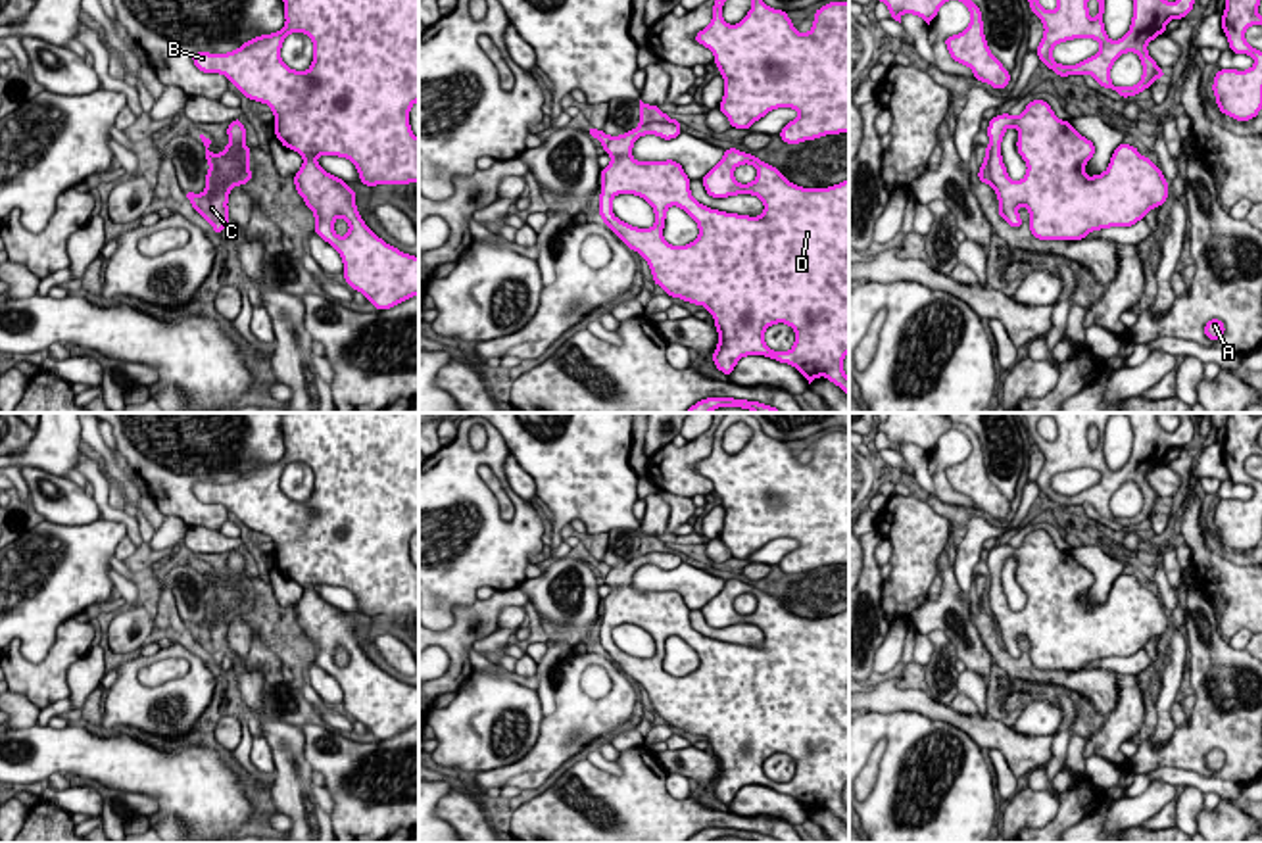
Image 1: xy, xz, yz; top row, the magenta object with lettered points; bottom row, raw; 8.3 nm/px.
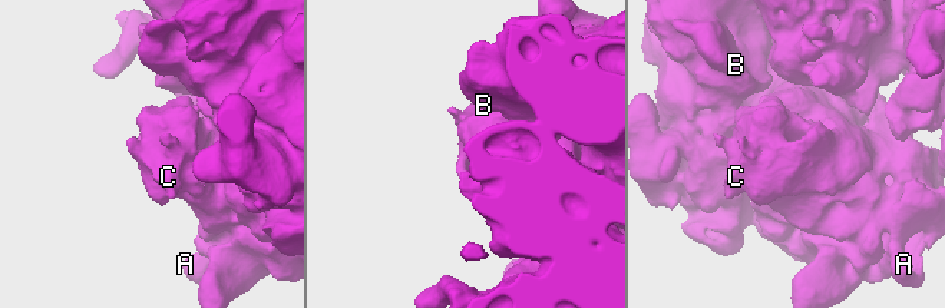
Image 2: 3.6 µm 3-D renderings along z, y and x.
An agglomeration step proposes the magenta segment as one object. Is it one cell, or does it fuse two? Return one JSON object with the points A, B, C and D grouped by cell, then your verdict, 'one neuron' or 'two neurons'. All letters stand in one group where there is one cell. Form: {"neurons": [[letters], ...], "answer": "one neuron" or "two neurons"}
{"neurons": [["A", "B", "C", "D"]], "answer": "one neuron"}

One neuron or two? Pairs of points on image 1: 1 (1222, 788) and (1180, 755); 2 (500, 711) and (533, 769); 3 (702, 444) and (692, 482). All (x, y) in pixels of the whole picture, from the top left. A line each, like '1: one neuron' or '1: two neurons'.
1: two neurons
2: two neurons
3: one neuron

